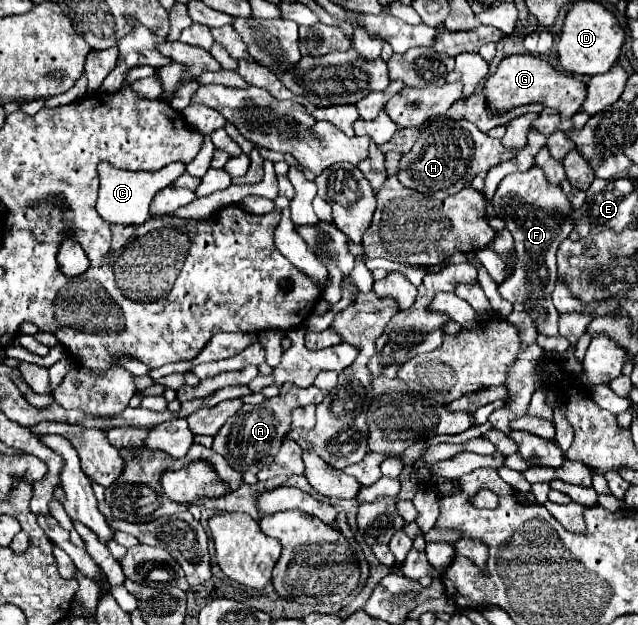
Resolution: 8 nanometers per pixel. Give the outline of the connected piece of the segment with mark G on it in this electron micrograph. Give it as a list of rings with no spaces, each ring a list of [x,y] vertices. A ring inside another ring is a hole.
[[[516,54],[508,56],[498,64],[496,74],[486,80],[484,86],[486,106],[492,114],[504,114],[518,106],[526,104],[542,104],[544,108],[554,108],[560,112],[562,120],[570,120],[582,106],[586,98],[586,84],[576,80],[570,74],[554,70],[548,62],[530,56],[530,54]]]

